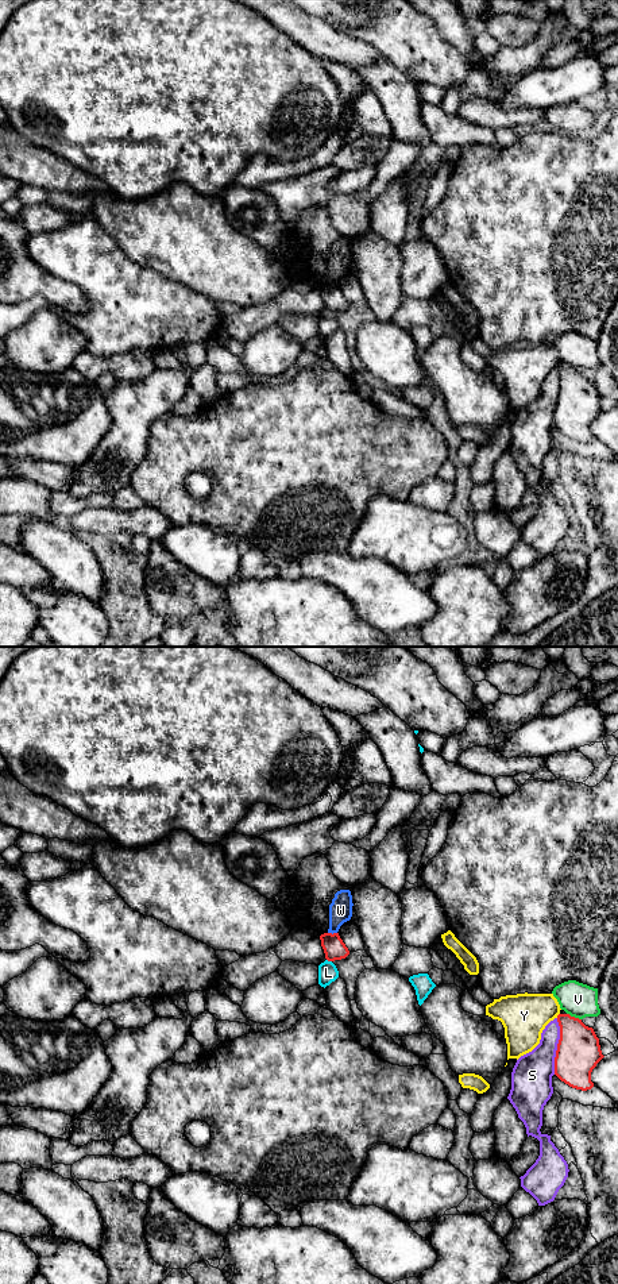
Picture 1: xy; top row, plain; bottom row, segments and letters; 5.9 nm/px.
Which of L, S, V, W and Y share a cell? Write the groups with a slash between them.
L / S / V / W / Y

